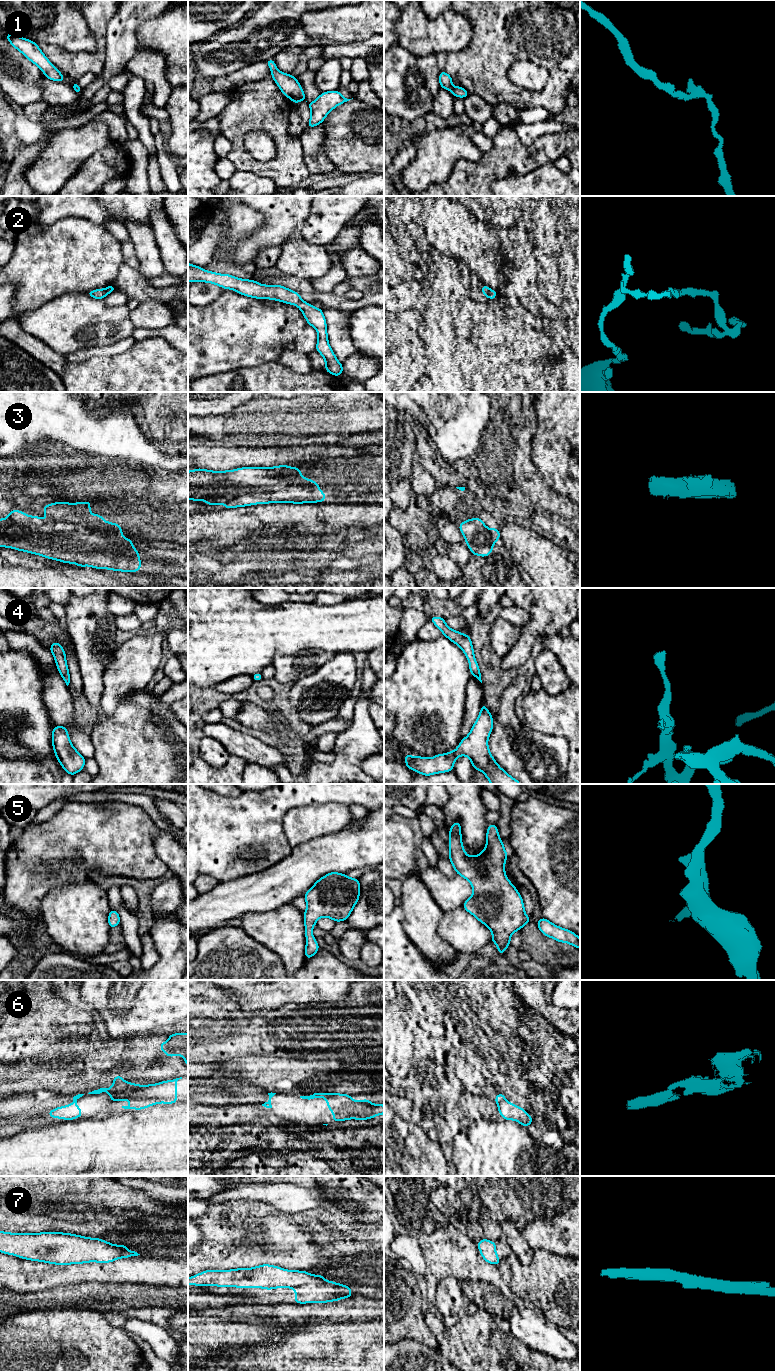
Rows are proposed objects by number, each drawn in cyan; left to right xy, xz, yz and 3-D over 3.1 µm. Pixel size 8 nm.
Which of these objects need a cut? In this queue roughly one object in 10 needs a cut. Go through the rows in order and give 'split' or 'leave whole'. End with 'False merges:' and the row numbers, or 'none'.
1: leave whole
2: leave whole
3: leave whole
4: leave whole
5: leave whole
6: leave whole
7: leave whole
False merges: none

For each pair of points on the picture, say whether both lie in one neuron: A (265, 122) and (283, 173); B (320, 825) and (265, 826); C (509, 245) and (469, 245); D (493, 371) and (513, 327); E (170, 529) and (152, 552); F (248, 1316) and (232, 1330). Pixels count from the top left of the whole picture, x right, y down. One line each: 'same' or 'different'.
A: same
B: different
C: same
D: different
E: same
F: different

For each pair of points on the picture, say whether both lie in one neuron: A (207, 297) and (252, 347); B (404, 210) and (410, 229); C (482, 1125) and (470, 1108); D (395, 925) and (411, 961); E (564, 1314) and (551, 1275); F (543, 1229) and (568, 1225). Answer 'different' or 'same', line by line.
A: different
B: different
C: different
D: same
E: same
F: same

